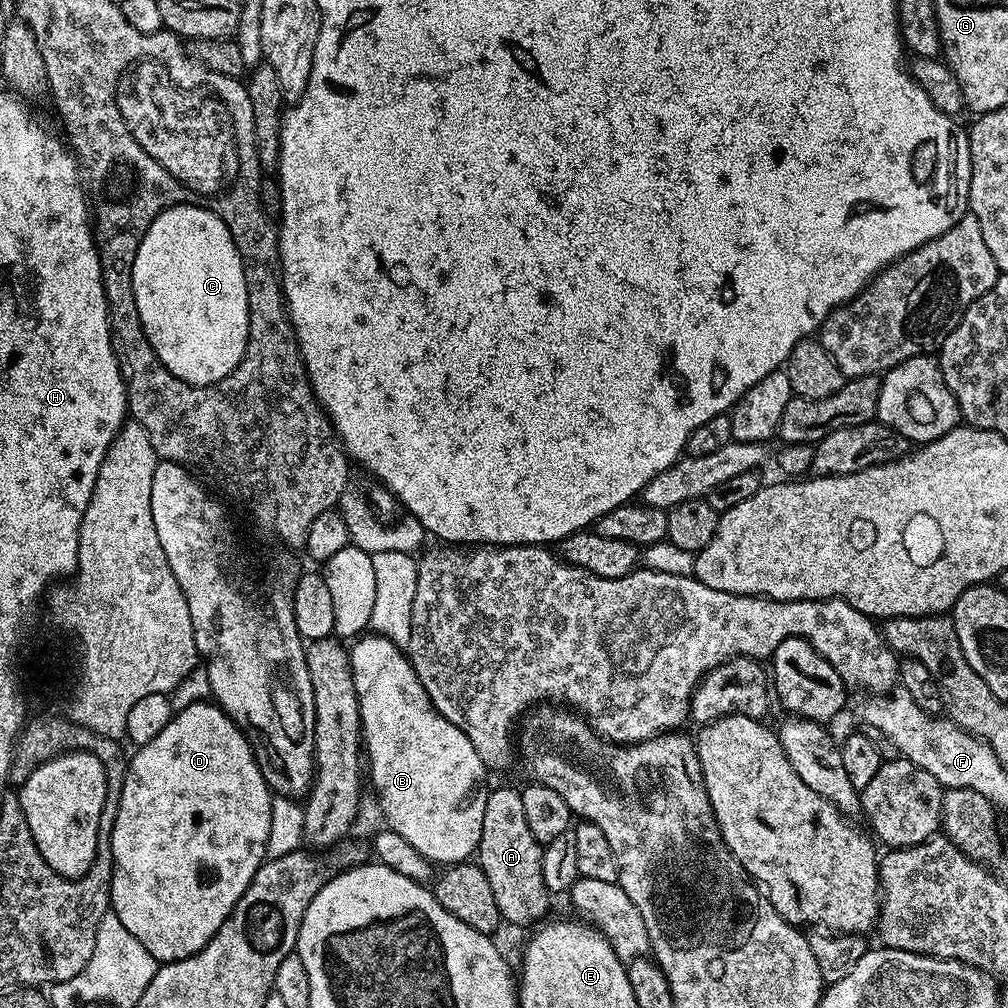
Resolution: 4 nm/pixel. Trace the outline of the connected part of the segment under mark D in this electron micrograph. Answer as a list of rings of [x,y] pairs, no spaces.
[[[215,702],[209,704],[188,704],[184,709],[177,711],[173,715],[170,722],[166,722],[166,730],[162,730],[162,734],[157,734],[154,738],[150,738],[150,742],[139,745],[135,749],[136,753],[131,753],[128,760],[128,773],[124,775],[124,785],[122,786],[122,798],[118,802],[118,810],[116,816],[111,817],[113,822],[112,832],[112,903],[111,911],[118,914],[118,918],[122,922],[122,926],[126,926],[126,930],[130,930],[130,934],[134,934],[134,938],[138,938],[138,942],[142,942],[142,946],[146,946],[146,950],[150,950],[150,954],[154,954],[157,962],[167,962],[170,960],[181,960],[182,958],[190,958],[194,954],[198,954],[210,942],[210,938],[214,938],[214,934],[222,926],[222,922],[226,922],[226,918],[234,910],[234,906],[238,902],[238,898],[242,898],[242,894],[252,884],[254,874],[259,870],[261,864],[266,859],[268,850],[268,839],[270,838],[270,806],[272,805],[272,797],[274,795],[271,788],[264,781],[262,770],[256,761],[256,755],[252,753],[252,744],[248,741],[244,732],[224,713],[223,708]]]

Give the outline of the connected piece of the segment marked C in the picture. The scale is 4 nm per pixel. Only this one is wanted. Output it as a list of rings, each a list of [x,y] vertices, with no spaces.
[[[197,203],[170,205],[147,228],[130,274],[140,326],[163,365],[194,388],[227,379],[240,365],[248,345],[249,292],[241,247],[224,221]]]

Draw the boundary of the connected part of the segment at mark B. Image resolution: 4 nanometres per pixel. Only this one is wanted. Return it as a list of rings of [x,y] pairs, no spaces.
[[[375,634],[361,635],[352,645],[349,664],[360,707],[362,752],[366,757],[367,775],[368,772],[372,775],[372,788],[388,819],[385,820],[387,827],[393,828],[433,865],[451,866],[475,857],[482,838],[483,815],[490,791],[490,784],[487,784],[489,773],[482,758],[478,758],[478,750],[474,750],[470,738],[466,738],[454,722],[447,720],[433,706],[401,645]]]

